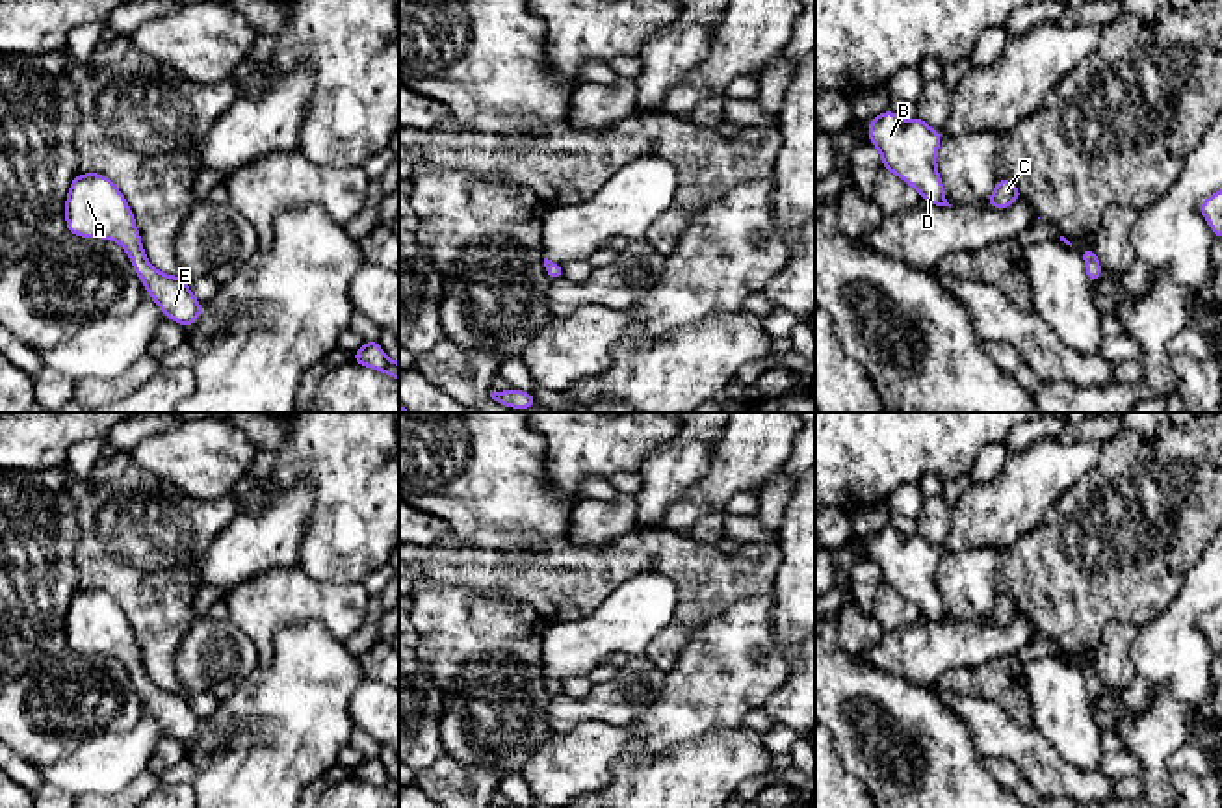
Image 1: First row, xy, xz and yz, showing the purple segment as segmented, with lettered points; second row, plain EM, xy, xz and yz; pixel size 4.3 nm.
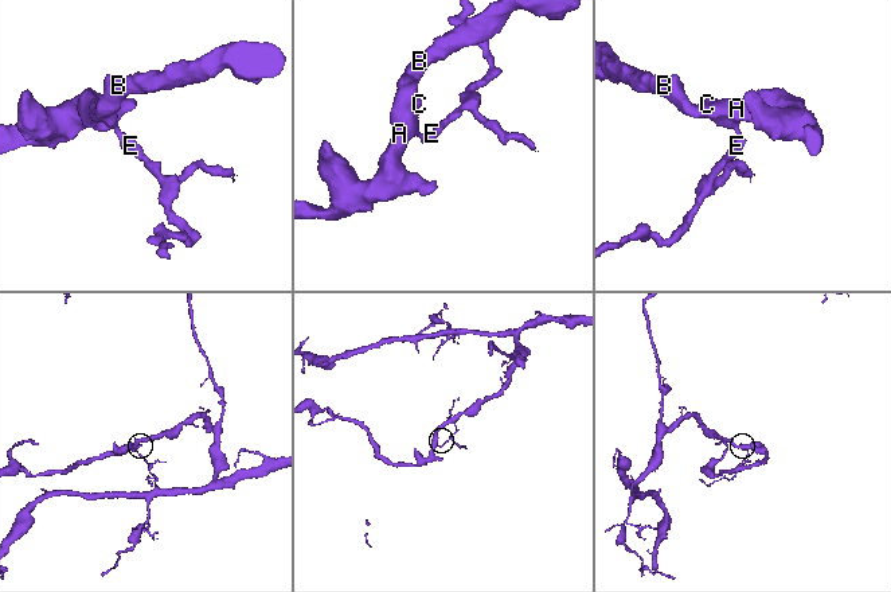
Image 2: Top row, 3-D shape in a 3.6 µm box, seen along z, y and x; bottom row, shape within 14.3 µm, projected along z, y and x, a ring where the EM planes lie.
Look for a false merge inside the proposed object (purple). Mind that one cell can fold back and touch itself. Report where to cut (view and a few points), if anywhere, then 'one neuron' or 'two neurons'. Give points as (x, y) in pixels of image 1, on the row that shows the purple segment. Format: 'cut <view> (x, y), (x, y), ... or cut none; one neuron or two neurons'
cut none; one neuron

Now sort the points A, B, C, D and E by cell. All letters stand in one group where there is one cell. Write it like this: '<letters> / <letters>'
A B C D E

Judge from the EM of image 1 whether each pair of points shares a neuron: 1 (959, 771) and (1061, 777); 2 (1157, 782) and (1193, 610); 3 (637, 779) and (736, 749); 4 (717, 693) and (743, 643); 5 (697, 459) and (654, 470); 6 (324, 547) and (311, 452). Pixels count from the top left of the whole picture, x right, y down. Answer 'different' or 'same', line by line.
1: different
2: same
3: same
4: same
5: same
6: same

